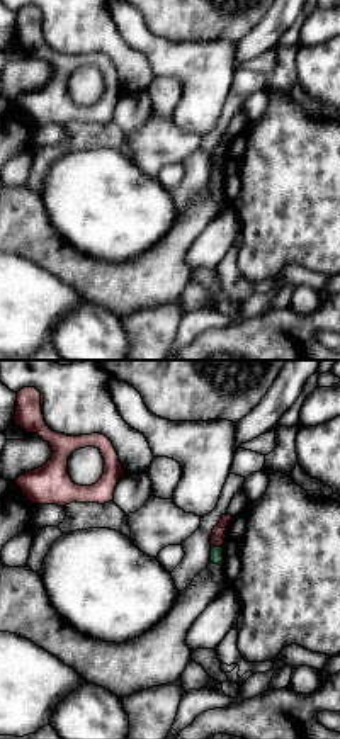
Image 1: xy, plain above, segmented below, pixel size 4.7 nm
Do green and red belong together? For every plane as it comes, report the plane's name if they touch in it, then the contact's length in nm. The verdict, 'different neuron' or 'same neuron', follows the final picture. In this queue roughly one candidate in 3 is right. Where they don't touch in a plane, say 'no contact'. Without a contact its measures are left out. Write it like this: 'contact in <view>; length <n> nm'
contact in xy; length 60 nm

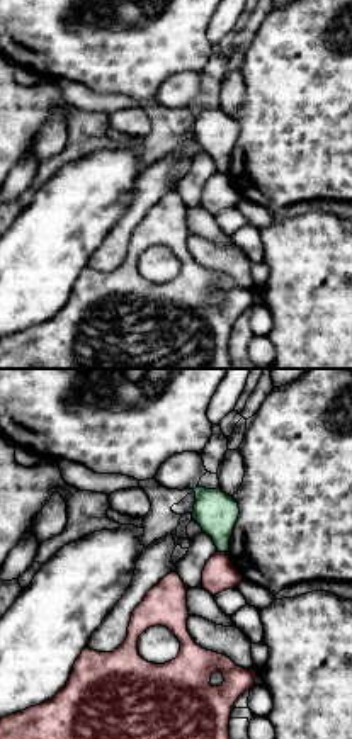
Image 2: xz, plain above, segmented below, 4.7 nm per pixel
contact in xz; length 50 nm

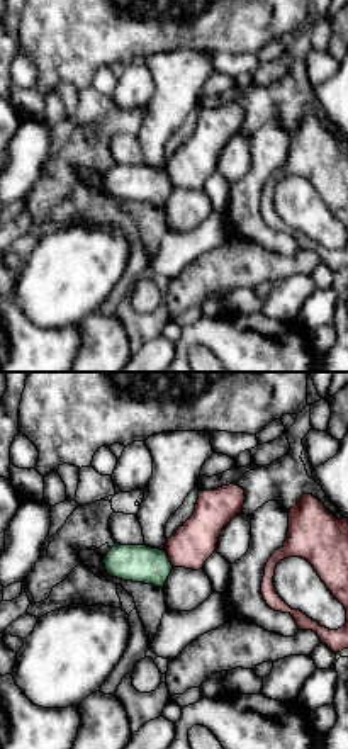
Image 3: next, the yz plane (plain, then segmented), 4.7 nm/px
contact in yz; length 80 nm

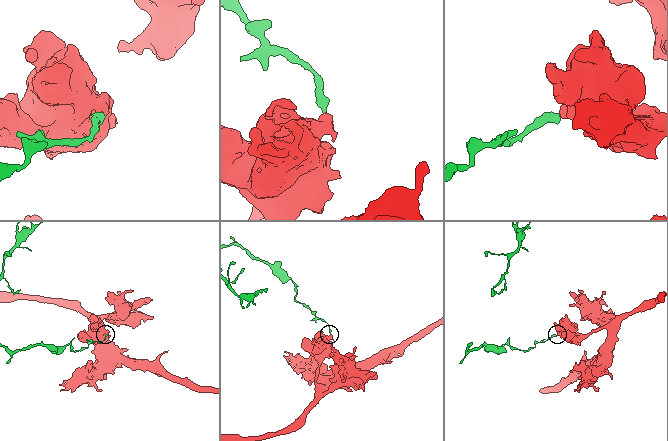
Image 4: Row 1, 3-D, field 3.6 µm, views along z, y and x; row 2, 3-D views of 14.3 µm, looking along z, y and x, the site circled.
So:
different neuron

